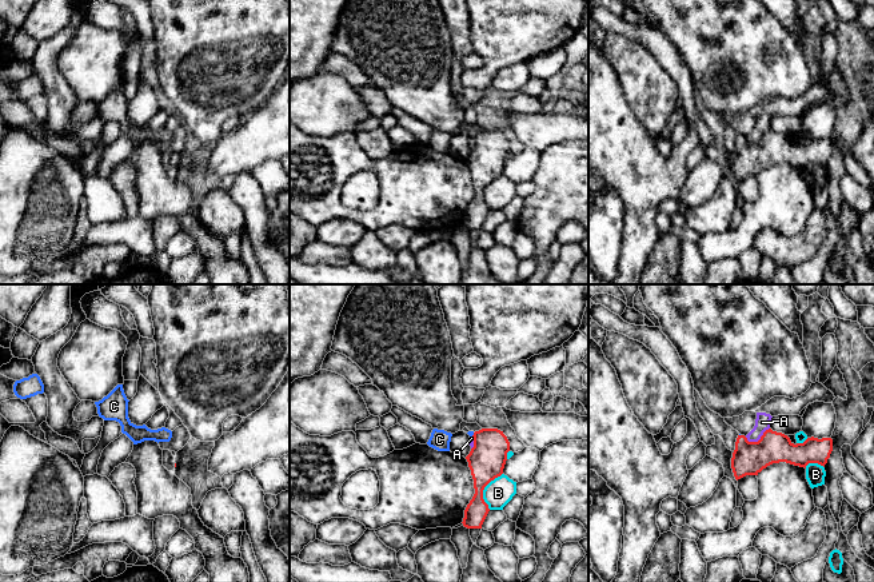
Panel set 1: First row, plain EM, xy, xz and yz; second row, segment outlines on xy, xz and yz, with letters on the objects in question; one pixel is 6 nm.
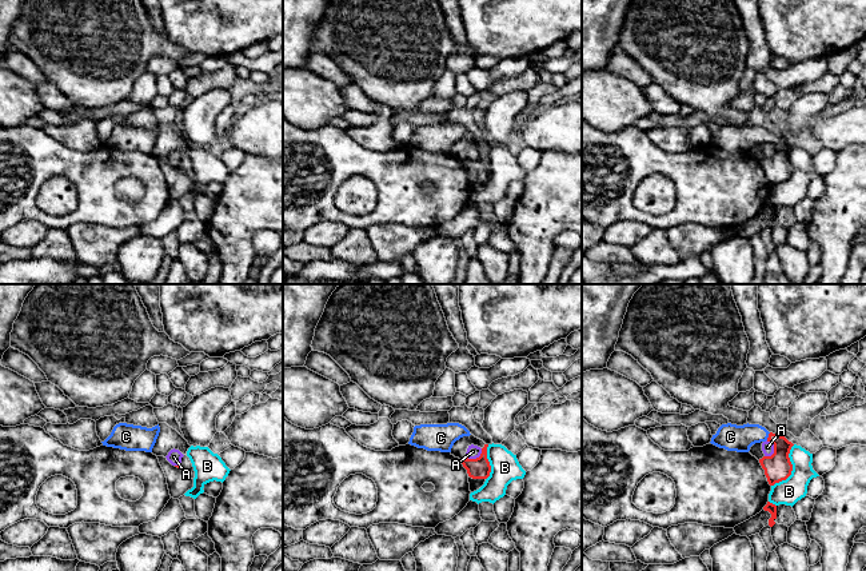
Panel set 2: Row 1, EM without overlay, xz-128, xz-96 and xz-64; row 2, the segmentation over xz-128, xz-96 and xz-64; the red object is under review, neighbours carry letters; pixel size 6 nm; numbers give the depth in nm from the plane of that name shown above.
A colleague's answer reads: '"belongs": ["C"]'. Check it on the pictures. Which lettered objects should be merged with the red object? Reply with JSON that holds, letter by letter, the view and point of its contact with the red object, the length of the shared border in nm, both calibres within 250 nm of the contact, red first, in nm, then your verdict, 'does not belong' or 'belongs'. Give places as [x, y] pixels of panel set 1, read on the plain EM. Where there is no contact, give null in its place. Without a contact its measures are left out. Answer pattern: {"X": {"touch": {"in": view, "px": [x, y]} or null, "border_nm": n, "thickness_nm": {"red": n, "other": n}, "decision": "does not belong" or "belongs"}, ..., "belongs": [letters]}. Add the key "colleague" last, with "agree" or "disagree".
{"A": {"touch": {"in": "yz", "px": [758, 142]}, "border_nm": 160, "thickness_nm": {"red": 200, "other": 90}, "decision": "does not belong"}, "B": {"touch": {"in": "xz", "px": [483, 190]}, "border_nm": 240, "thickness_nm": {"red": 220, "other": 170}, "decision": "does not belong"}, "C": {"touch": {"in": "xz", "px": [474, 135]}, "border_nm": 30, "thickness_nm": {"red": 220, "other": 30}, "decision": "belongs"}, "belongs": ["C"], "colleague": "agree"}

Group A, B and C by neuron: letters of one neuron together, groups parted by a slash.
A / B / C

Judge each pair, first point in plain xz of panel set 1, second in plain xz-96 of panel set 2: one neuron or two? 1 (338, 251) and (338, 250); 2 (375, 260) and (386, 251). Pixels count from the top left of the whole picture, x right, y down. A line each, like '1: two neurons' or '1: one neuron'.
1: two neurons
2: two neurons

